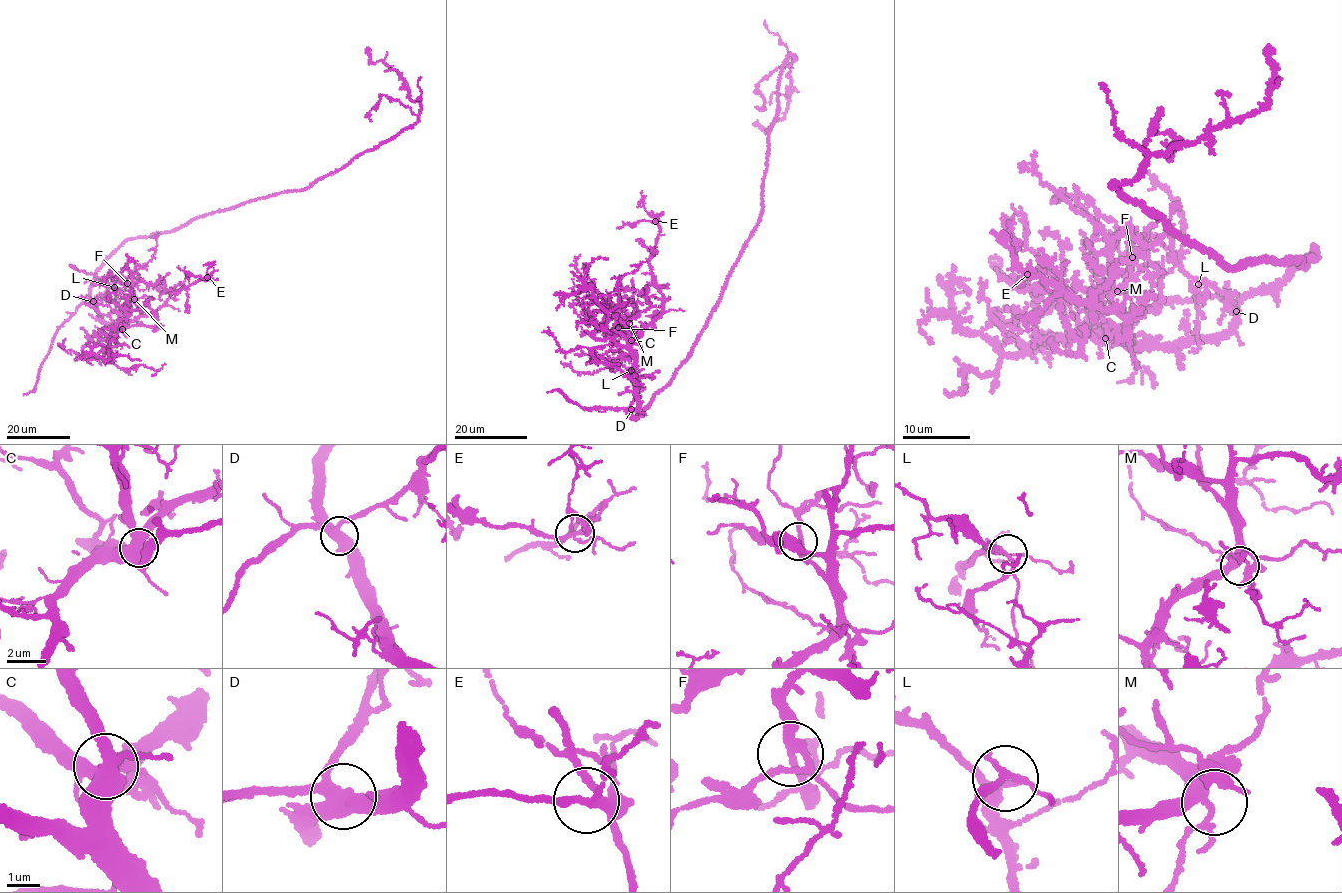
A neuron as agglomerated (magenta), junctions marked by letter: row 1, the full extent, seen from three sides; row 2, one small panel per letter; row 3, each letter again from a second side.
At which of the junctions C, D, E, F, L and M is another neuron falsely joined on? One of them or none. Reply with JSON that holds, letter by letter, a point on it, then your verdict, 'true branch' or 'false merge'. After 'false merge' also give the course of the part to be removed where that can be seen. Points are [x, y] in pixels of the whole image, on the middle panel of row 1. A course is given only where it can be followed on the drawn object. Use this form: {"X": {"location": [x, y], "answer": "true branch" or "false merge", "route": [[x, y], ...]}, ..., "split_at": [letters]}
{"C": {"location": [631, 340], "answer": "true branch"}, "D": {"location": [631, 409], "answer": "true branch"}, "E": {"location": [655, 221], "answer": "true branch"}, "F": {"location": [618, 327], "answer": "true branch"}, "L": {"location": [631, 370], "answer": "true branch"}, "M": {"location": [629, 323], "answer": "true branch"}, "split_at": []}

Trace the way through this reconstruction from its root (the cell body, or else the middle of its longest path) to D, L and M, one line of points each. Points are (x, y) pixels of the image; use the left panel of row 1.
D: (197, 218), (168, 232), (124, 241), (95, 274), (90, 291), (93, 301)
L: (197, 218), (168, 232), (131, 239), (121, 244), (95, 274), (90, 291), (92, 301), (114, 287)
M: (197, 218), (168, 232), (125, 241), (103, 263), (89, 295), (102, 319), (119, 331), (120, 309), (134, 299)

